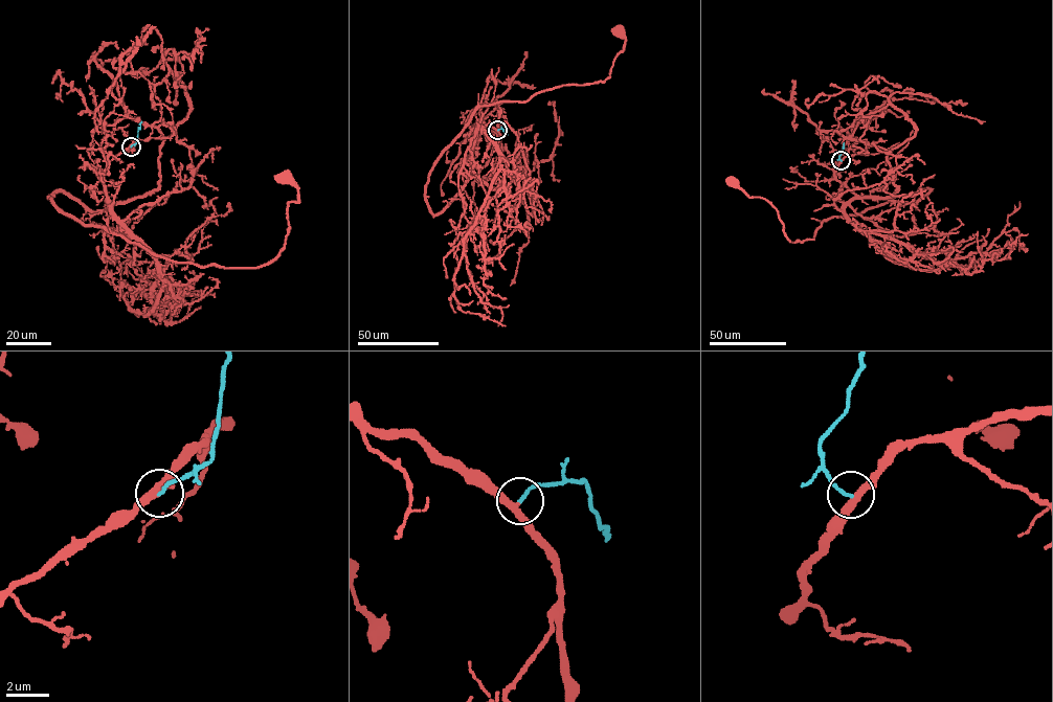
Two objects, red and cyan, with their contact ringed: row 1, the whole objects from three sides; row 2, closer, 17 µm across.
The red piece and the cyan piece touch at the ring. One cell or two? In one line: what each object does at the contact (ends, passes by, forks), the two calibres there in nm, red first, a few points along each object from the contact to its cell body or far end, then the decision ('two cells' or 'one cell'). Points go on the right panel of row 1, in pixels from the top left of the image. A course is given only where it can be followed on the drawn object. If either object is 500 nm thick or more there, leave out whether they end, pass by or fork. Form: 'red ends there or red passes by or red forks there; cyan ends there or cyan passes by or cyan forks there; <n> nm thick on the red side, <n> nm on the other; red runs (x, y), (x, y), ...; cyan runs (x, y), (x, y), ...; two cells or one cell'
red passes by; cyan ends there; 320 nm thick on the red side, 160 nm on the other; red runs (842, 160), (834, 177), (857, 195), (915, 203), (930, 191), (831, 217), (794, 242), (768, 202), (732, 183); cyan runs (841, 160), (838, 156), (844, 142); one cell

